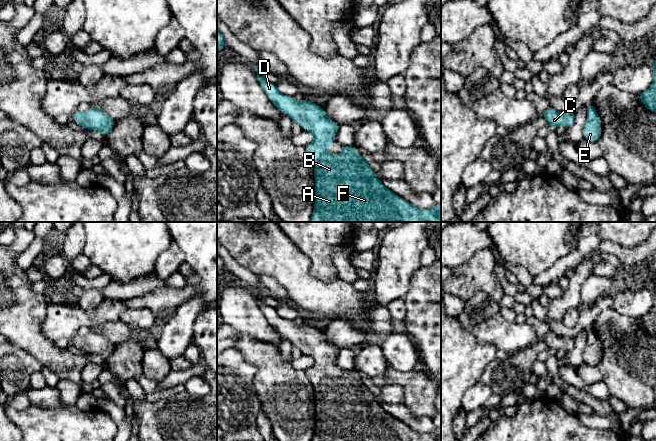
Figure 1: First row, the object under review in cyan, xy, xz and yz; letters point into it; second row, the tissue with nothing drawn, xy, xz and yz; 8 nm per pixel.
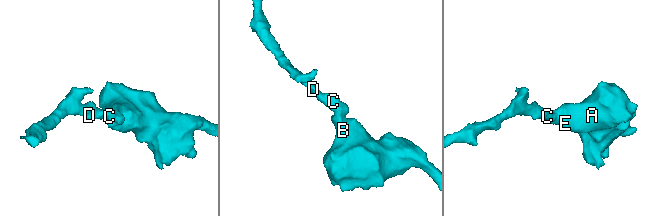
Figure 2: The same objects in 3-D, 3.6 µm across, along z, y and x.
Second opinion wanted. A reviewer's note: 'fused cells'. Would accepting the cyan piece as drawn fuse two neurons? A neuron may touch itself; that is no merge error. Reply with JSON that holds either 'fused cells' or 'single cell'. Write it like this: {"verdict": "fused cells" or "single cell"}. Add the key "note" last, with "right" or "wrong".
{"verdict": "single cell", "note": "wrong"}

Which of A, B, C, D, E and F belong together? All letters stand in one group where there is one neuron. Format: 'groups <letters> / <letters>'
groups A B C D E F

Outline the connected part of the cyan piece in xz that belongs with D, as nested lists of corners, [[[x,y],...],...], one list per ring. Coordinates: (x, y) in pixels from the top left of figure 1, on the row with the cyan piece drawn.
[[[253,68],[257,72],[257,79],[266,96],[278,110],[286,113],[293,122],[314,135],[314,141],[305,146],[305,150],[314,165],[315,177],[315,205],[311,215],[311,222],[441,222],[441,204],[436,204],[430,209],[420,209],[391,192],[376,177],[368,161],[357,153],[356,147],[343,146],[339,155],[328,153],[326,145],[330,144],[331,149],[333,148],[332,143],[339,125],[328,118],[321,106],[309,102],[305,98],[298,102],[294,97],[280,93],[276,84],[264,80],[258,73],[258,69]]]

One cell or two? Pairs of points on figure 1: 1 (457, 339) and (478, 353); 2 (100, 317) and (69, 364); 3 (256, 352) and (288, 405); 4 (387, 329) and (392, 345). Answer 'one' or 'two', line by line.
1: one
2: two
3: one
4: two

